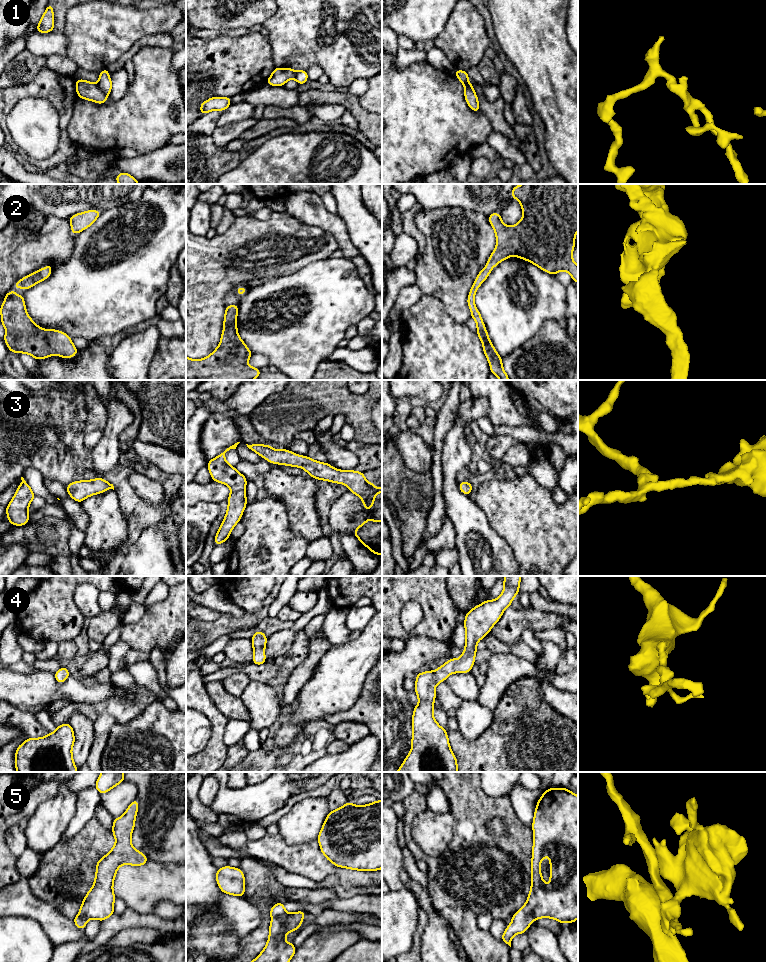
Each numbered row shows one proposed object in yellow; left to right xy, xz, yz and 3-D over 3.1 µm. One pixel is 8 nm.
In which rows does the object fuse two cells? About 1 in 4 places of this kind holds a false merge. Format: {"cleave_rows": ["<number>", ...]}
{"cleave_rows": ["1"]}

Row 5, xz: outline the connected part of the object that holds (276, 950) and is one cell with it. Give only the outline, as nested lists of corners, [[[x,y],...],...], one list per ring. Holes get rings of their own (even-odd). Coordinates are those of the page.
[[[282,902],[271,907],[269,938],[263,951],[252,962],[290,962],[296,952],[293,944],[285,941],[285,936],[299,930],[306,915],[305,911],[287,913]]]

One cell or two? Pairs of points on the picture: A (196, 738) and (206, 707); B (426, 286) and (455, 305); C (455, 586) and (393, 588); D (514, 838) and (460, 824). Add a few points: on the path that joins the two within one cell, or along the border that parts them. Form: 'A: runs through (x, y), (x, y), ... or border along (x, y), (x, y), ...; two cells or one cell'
A: border along (196, 711), (203, 714), (210, 723), (209, 737); two cells
B: runs through (434, 285), (440, 285), (452, 297); one cell
C: border along (446, 586), (450, 597), (457, 607); two cells
D: runs through (501, 841), (477, 841), (473, 837); one cell

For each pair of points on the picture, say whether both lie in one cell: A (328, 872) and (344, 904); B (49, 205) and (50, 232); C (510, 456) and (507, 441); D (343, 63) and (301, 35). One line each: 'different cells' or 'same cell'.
A: different cells
B: different cells
C: different cells
D: same cell

